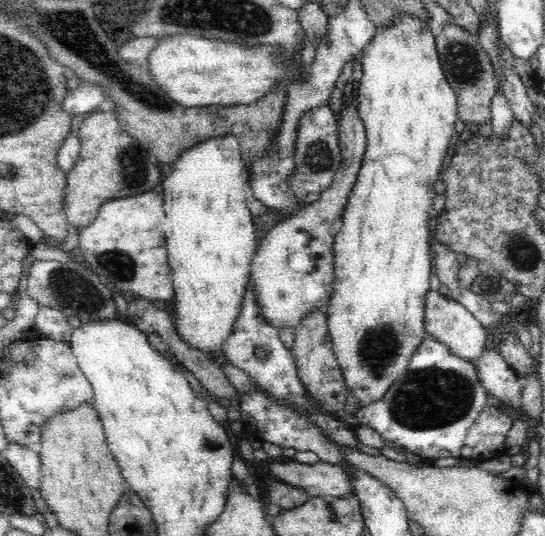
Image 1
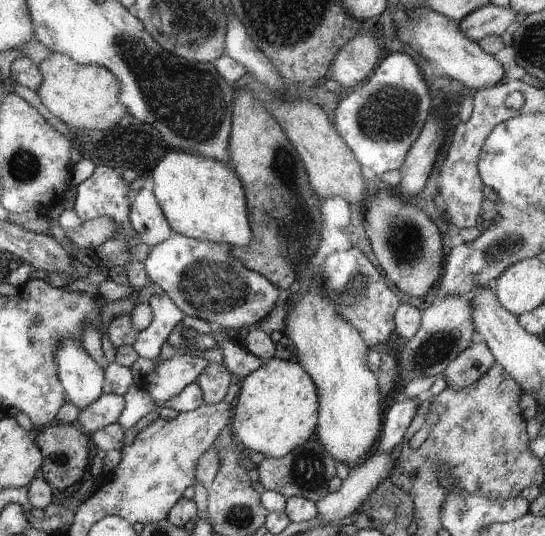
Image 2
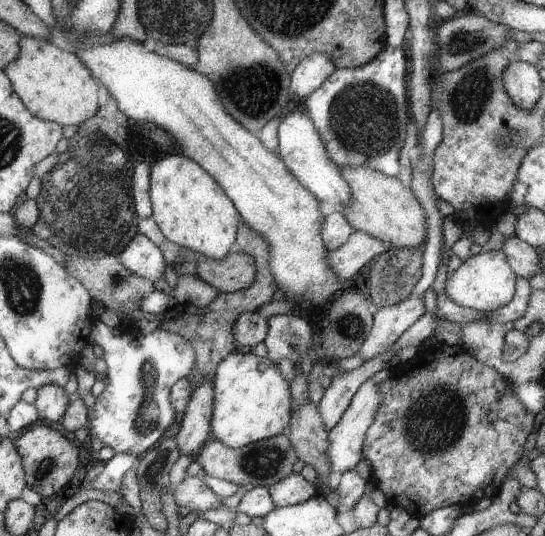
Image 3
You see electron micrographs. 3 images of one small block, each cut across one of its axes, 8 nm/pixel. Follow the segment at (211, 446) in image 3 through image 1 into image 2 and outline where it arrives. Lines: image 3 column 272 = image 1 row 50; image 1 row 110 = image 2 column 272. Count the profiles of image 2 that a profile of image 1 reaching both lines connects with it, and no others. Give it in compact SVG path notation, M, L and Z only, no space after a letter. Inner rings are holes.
M315 438L311 442L305 442L295 452L287 454L285 458L265 458L257 466L259 482L267 492L279 492L287 498L305 498L311 502L319 502L327 496L327 484L337 476L335 474L335 460L327 454L323 444Z

